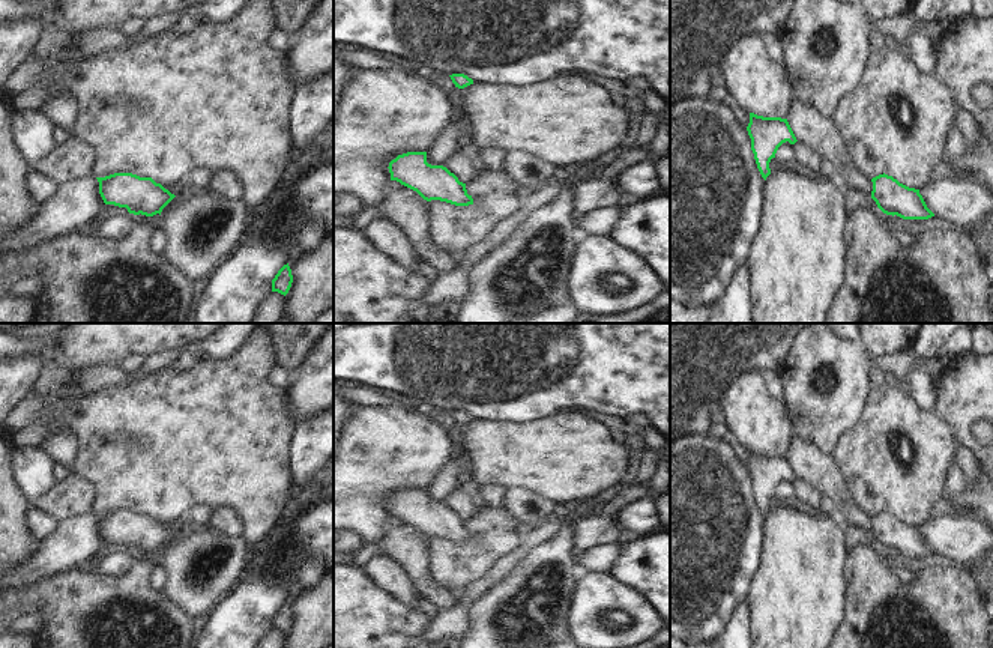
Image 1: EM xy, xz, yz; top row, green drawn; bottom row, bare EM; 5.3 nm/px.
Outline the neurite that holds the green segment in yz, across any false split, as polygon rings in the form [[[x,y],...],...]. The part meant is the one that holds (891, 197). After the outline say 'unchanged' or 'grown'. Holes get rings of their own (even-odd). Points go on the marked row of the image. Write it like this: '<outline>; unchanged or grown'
[[[885,173],[873,177],[871,182],[871,198],[883,213],[897,215],[903,220],[928,220],[934,217],[919,189],[909,188]]]; unchanged

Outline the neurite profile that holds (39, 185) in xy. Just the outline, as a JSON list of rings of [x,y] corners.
[[[29,168],[29,173],[27,173],[24,182],[26,182],[26,186],[30,192],[30,195],[35,200],[51,197],[59,185],[50,176],[47,176],[41,171],[36,171],[36,170],[30,170],[30,168]]]

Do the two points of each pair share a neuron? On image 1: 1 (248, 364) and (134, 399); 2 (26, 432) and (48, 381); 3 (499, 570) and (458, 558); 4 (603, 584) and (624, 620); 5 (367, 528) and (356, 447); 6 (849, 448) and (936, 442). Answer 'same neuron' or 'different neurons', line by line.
1: same neuron
2: same neuron
3: different neurons
4: same neuron
5: same neuron
6: same neuron

